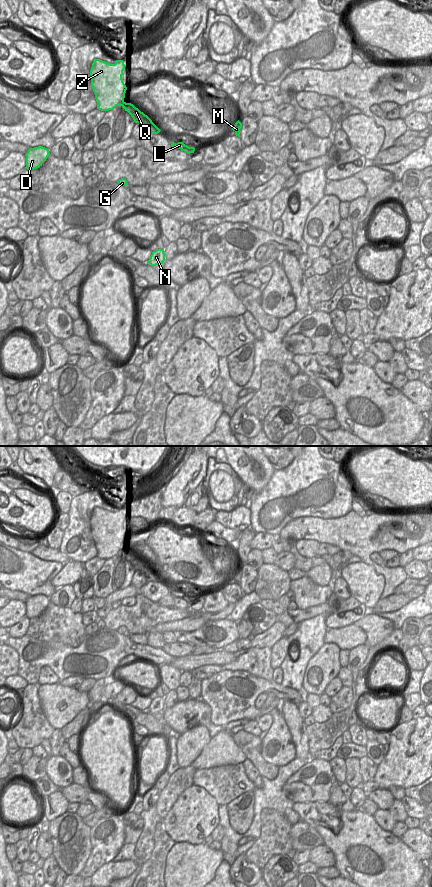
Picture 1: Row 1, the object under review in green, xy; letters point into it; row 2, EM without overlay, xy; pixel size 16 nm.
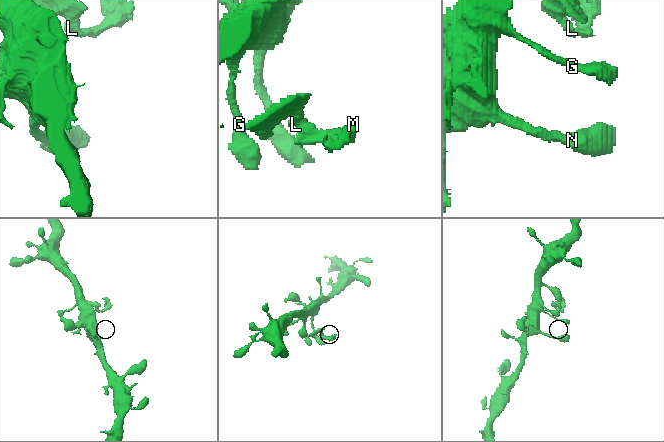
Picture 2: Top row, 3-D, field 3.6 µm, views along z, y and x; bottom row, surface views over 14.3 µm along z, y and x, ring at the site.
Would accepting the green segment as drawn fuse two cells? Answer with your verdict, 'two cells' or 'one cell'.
two cells

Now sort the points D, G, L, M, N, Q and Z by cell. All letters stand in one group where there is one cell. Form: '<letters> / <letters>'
D G N Z / L M Q

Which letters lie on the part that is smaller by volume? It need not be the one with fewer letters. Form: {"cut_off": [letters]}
{"cut_off": ["L", "M", "Q"]}

